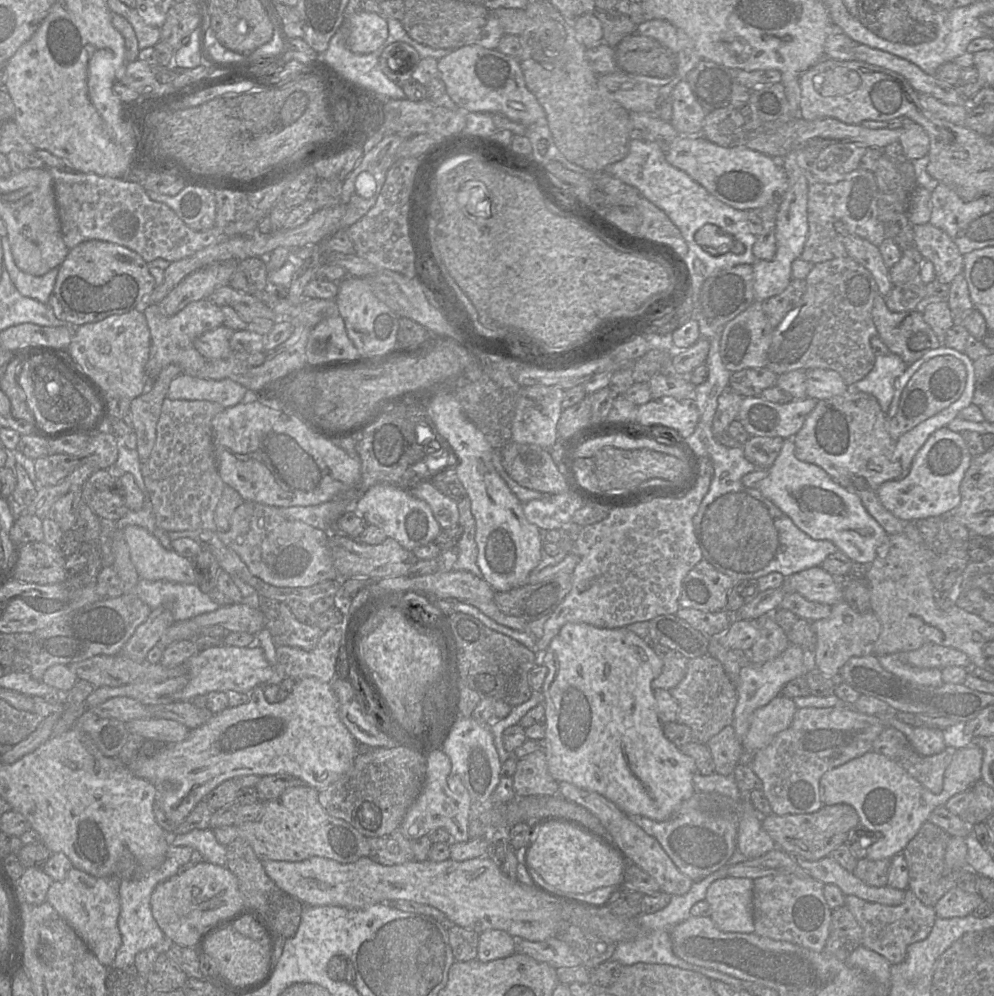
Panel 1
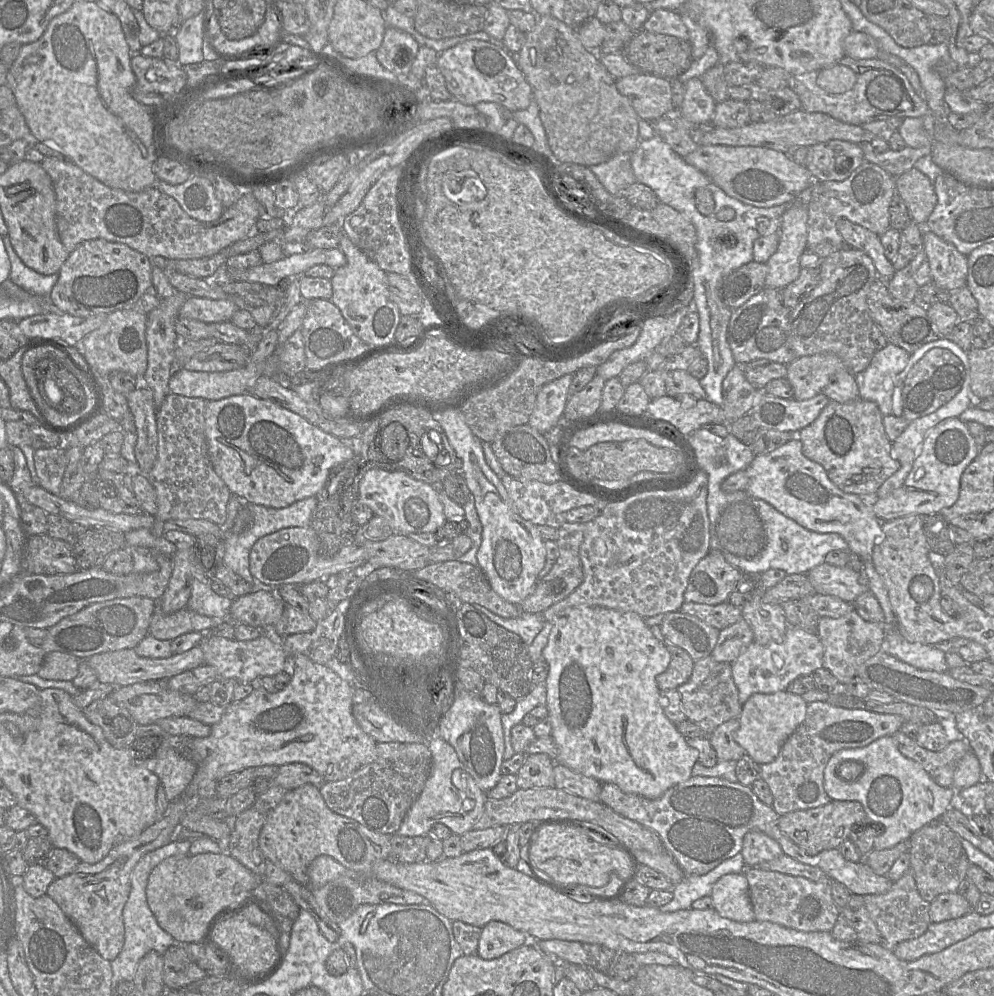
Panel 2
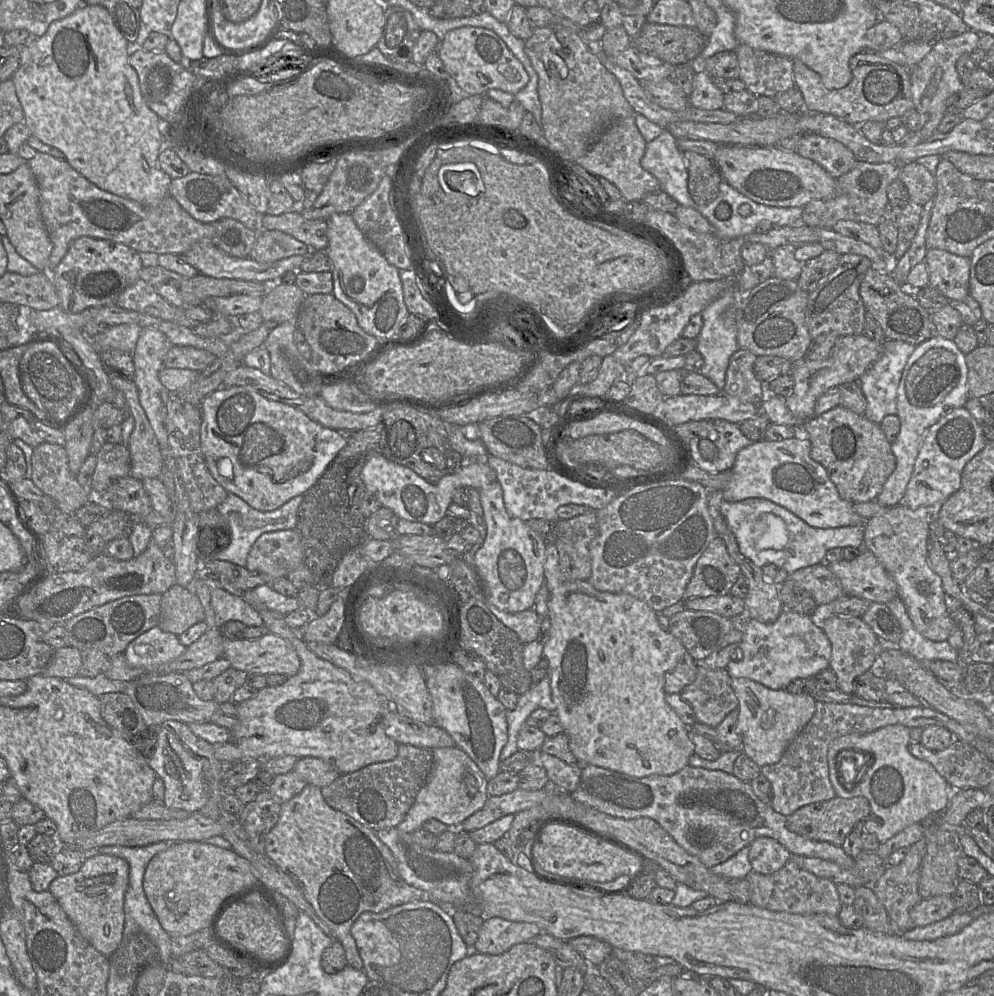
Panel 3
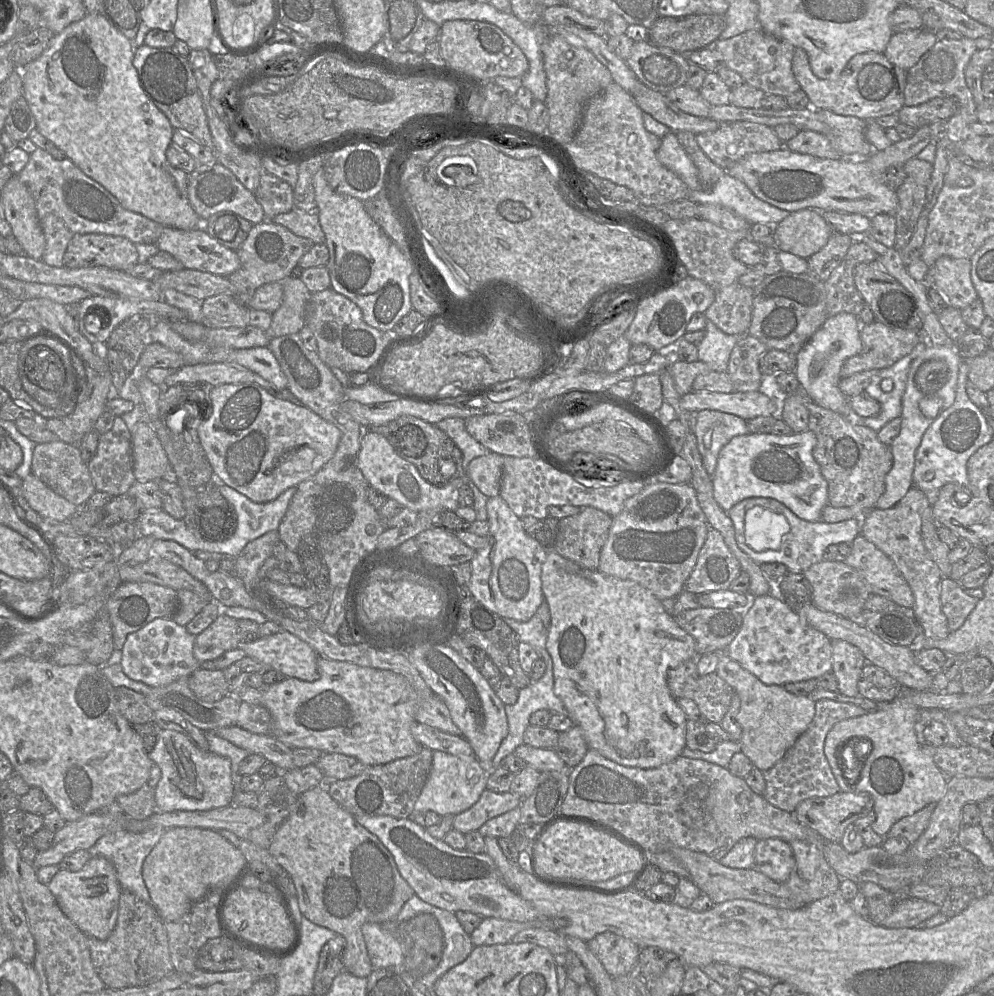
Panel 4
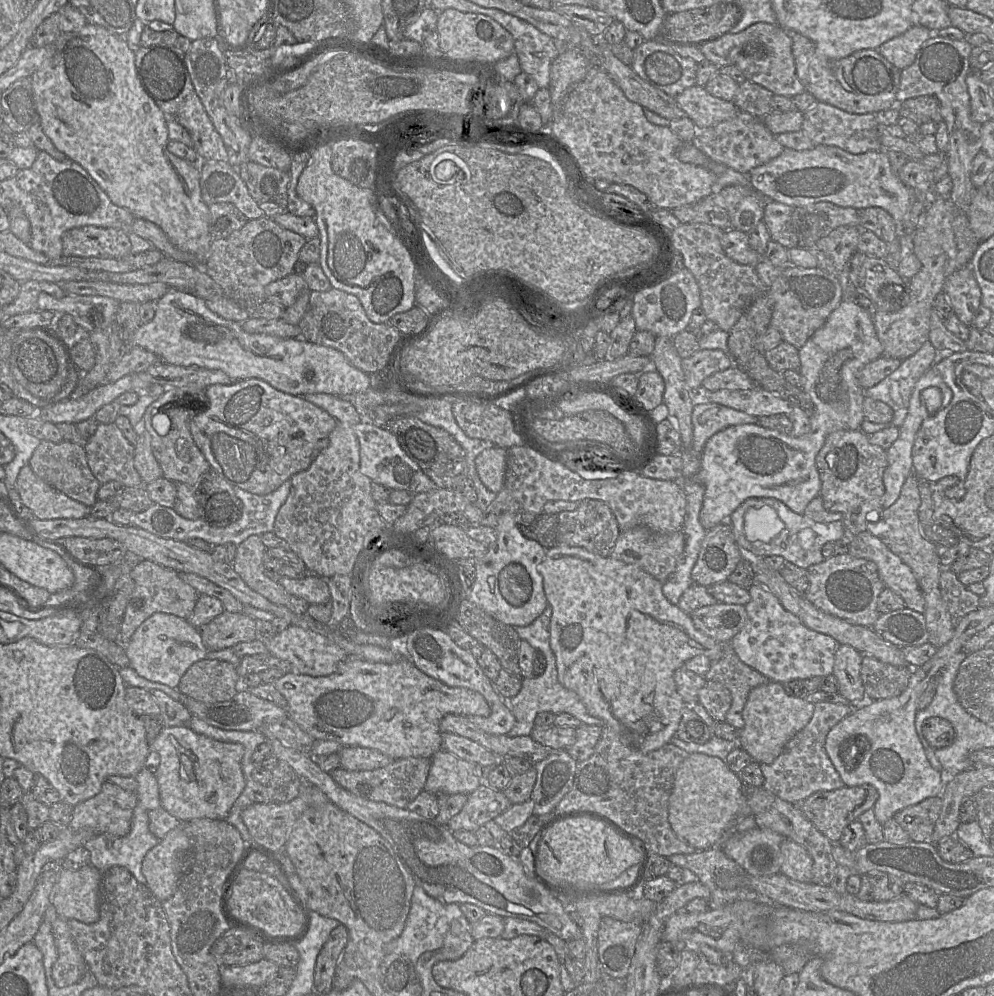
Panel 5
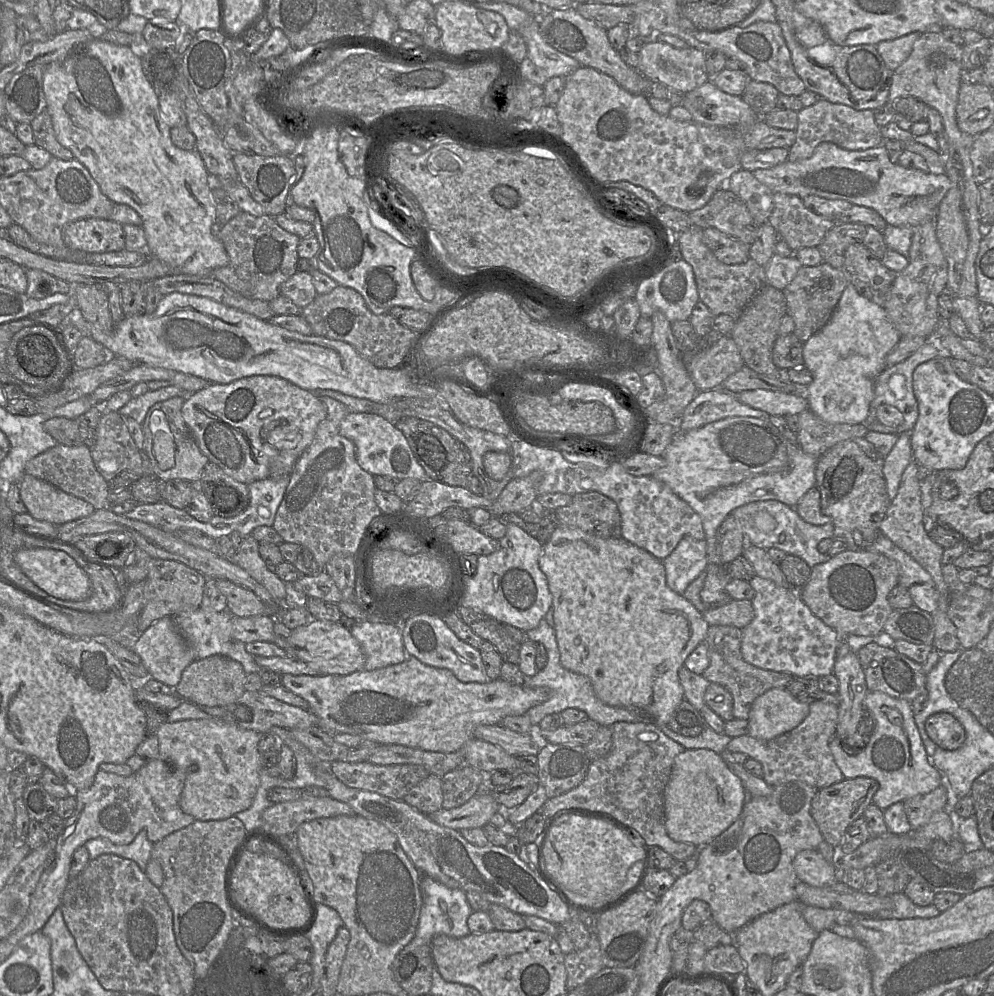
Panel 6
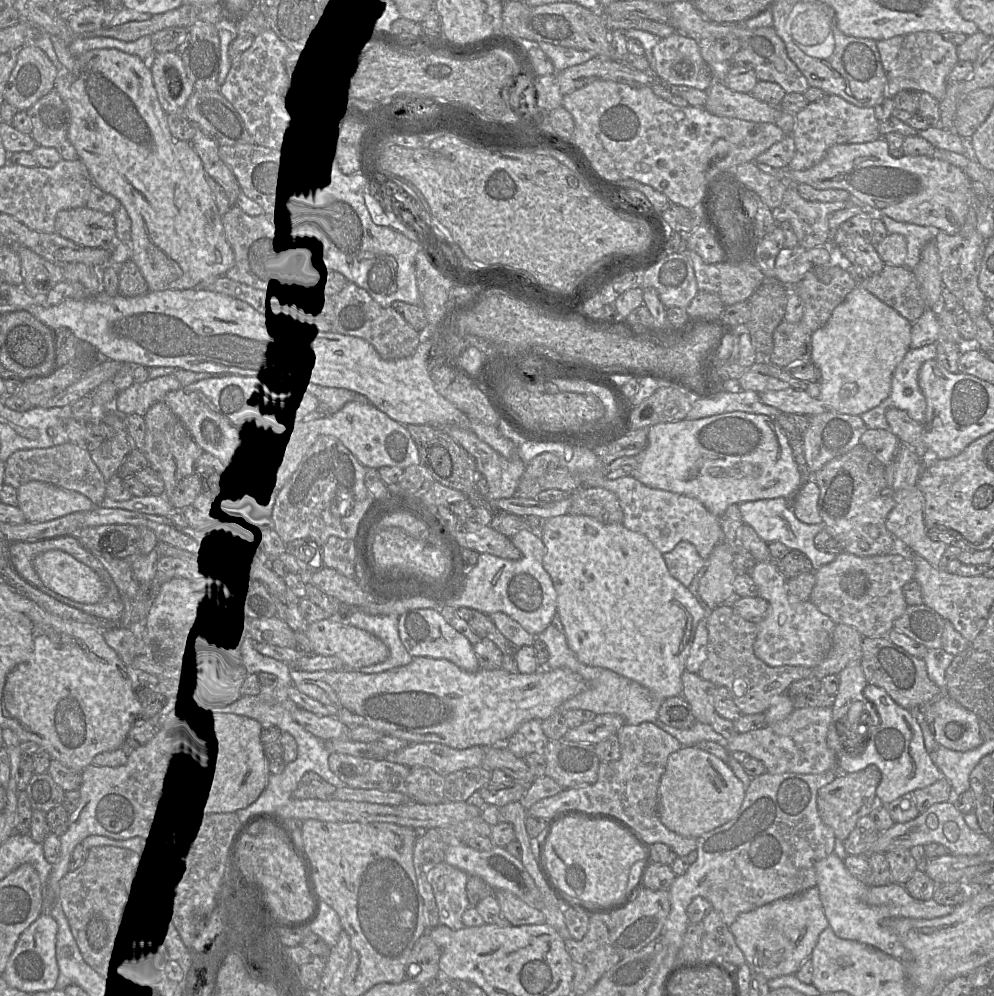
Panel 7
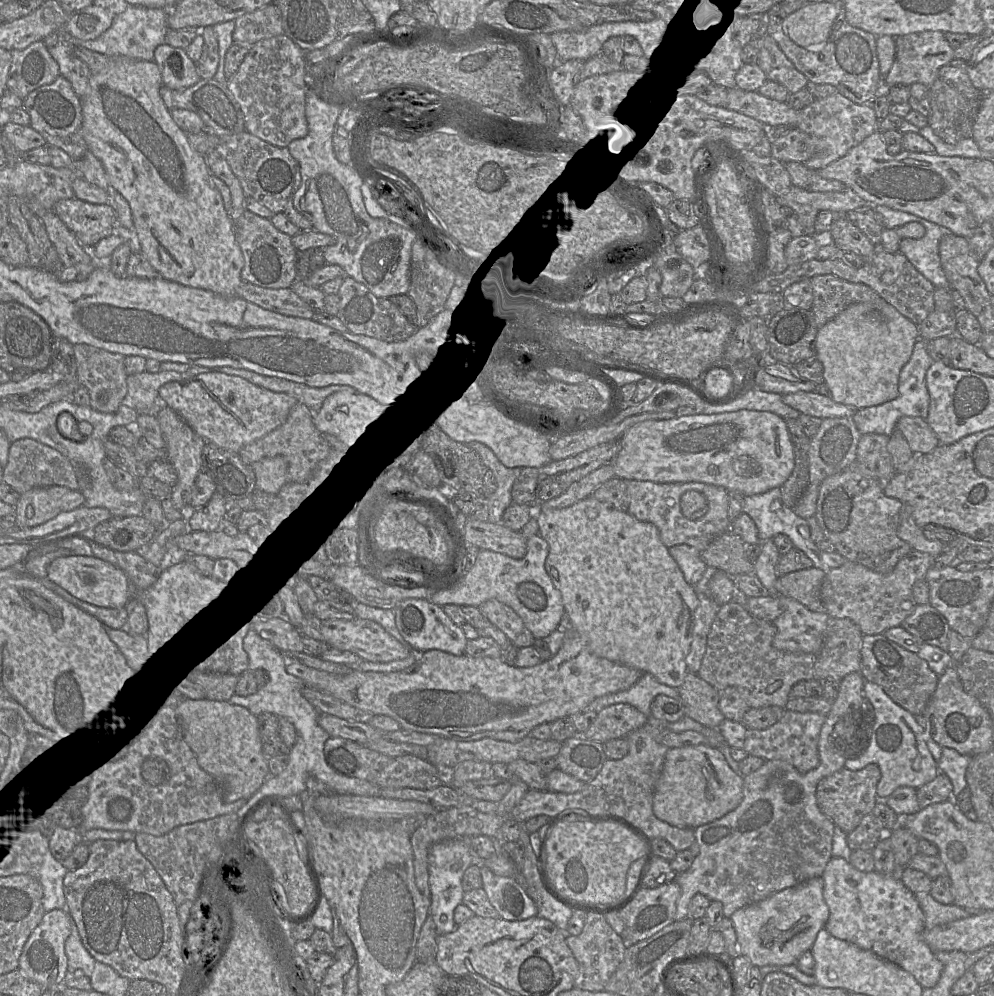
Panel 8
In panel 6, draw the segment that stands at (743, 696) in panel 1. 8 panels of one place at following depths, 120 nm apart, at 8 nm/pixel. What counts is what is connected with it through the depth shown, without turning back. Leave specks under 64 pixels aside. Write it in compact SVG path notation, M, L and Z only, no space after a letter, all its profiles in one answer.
M757 575L749 583L755 591L751 600L754 617L742 629L743 659L755 667L786 672L795 678L832 674L842 637L811 612L800 598L799 589L781 587Z

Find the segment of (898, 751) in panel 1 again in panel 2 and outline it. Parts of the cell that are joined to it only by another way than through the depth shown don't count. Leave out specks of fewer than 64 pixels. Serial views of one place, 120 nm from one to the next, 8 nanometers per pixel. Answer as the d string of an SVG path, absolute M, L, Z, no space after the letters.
M897 731L894 742L905 757L919 763L931 778L942 787L952 787L954 770L960 759L971 751L965 740L950 742L942 751L930 751L919 746L916 740Z

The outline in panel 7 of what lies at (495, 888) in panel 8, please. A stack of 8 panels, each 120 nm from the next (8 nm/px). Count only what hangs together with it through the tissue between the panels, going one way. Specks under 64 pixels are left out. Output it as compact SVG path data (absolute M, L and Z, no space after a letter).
M494 890L499 906L507 920L513 926L542 924L544 914L506 890Z

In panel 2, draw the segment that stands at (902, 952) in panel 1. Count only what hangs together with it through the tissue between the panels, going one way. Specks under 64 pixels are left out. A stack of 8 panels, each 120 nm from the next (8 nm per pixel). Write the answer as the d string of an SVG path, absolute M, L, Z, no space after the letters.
M911 870L893 882L886 893L863 895L863 899L869 916L881 935L881 944L890 951L894 952L896 946L903 941L923 935L931 923L930 903L921 898Z

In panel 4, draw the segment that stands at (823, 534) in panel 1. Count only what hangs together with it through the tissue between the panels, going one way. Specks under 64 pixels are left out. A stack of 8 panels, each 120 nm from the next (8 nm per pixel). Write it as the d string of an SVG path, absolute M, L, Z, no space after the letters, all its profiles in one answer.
M811 430L785 436L777 436L772 433L748 433L733 437L719 452L715 472L711 475L714 499L727 512L745 498L773 498L803 520L821 521L822 510L829 505L828 483L812 454L816 443L817 437Z

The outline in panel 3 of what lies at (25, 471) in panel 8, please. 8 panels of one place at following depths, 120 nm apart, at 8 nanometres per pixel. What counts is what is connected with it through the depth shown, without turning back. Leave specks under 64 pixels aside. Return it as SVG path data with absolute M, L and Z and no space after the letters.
M43 442L33 449L32 481L56 502L56 509L75 513L93 499L93 492L82 487L68 465L64 446Z

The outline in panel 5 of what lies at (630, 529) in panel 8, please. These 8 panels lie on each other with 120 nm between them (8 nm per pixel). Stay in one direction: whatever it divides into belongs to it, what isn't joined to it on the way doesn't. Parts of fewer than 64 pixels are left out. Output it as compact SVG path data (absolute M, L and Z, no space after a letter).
M557 544L546 550L545 558L538 565L538 571L543 577L543 588L552 607L550 622L550 646L556 658L556 668L559 682L567 689L574 691L585 705L591 716L599 718L605 726L616 732L624 743L635 749L648 753L670 743L675 736L682 710L686 706L676 689L674 672L684 663L697 655L704 655L710 661L717 661L722 657L722 644L696 629L689 614L682 611L678 605L671 604L662 592L659 580L634 564L628 564L615 558L602 557L581 547Z

